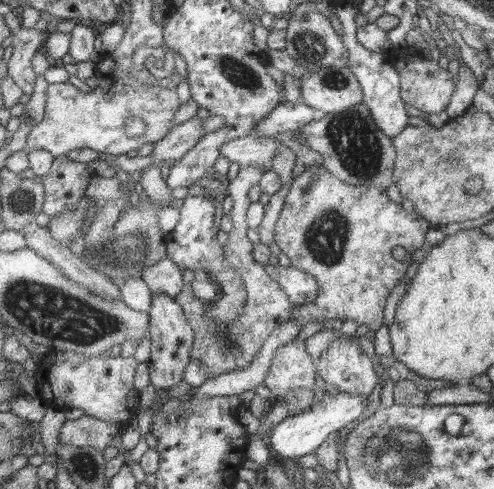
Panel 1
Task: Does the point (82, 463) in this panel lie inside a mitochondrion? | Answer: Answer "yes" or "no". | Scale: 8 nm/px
yes

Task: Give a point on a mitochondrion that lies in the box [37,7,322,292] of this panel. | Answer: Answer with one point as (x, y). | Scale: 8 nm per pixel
(116, 259)

